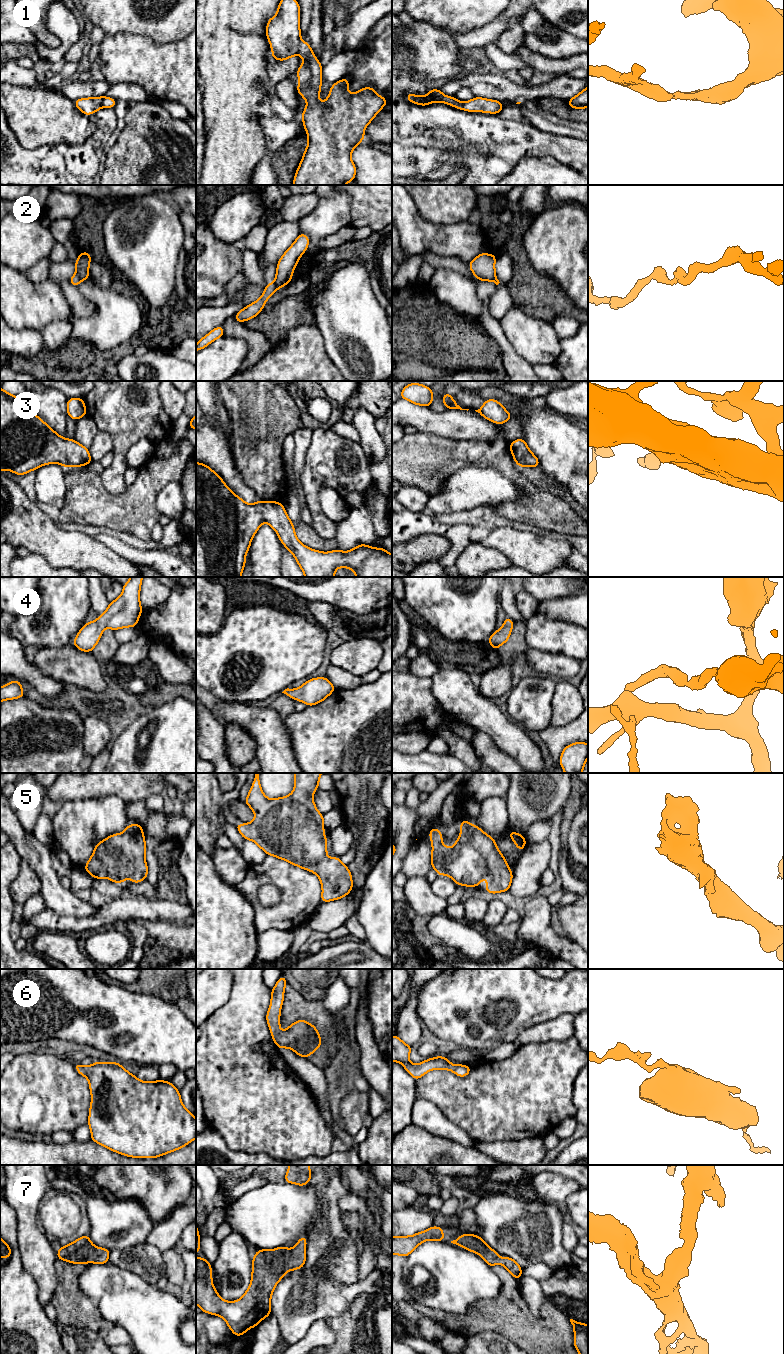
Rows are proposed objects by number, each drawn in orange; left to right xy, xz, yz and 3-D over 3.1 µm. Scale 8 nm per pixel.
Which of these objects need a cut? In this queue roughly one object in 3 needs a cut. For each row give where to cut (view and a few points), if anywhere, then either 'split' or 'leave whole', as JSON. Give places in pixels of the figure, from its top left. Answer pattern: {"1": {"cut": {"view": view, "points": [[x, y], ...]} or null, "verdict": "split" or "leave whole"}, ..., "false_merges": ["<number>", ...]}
{"1": {"cut": null, "verdict": "leave whole"}, "2": {"cut": {"view": "xy", "points": [[76, 272], [81, 280]]}, "verdict": "split"}, "3": {"cut": null, "verdict": "leave whole"}, "4": {"cut": null, "verdict": "leave whole"}, "5": {"cut": null, "verdict": "leave whole"}, "6": {"cut": null, "verdict": "leave whole"}, "7": {"cut": null, "verdict": "leave whole"}, "false_merges": ["2"]}

